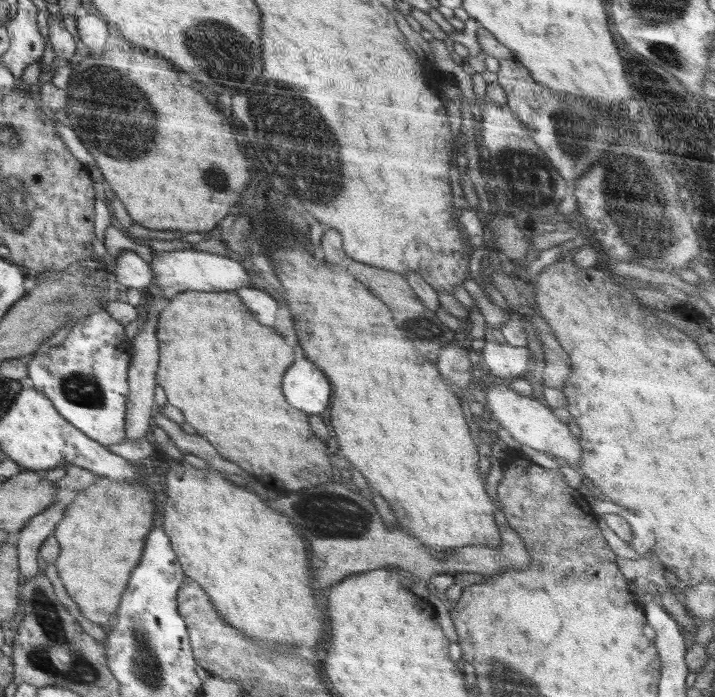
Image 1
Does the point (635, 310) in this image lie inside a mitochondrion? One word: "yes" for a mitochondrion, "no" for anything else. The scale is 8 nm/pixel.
no

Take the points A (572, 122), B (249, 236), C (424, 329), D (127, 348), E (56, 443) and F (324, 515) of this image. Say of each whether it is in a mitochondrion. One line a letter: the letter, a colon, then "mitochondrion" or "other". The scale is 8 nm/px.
A: mitochondrion
B: mitochondrion
C: mitochondrion
D: other
E: other
F: mitochondrion

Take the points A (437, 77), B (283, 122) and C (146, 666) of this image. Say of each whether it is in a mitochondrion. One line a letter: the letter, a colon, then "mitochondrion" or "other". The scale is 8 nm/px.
A: other
B: mitochondrion
C: mitochondrion

